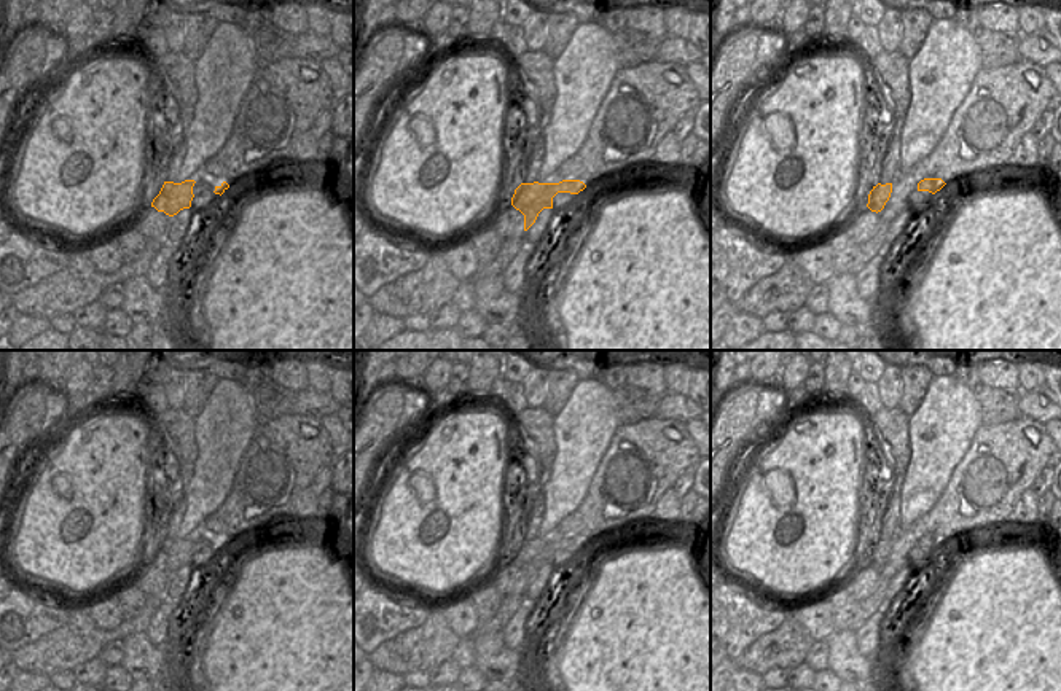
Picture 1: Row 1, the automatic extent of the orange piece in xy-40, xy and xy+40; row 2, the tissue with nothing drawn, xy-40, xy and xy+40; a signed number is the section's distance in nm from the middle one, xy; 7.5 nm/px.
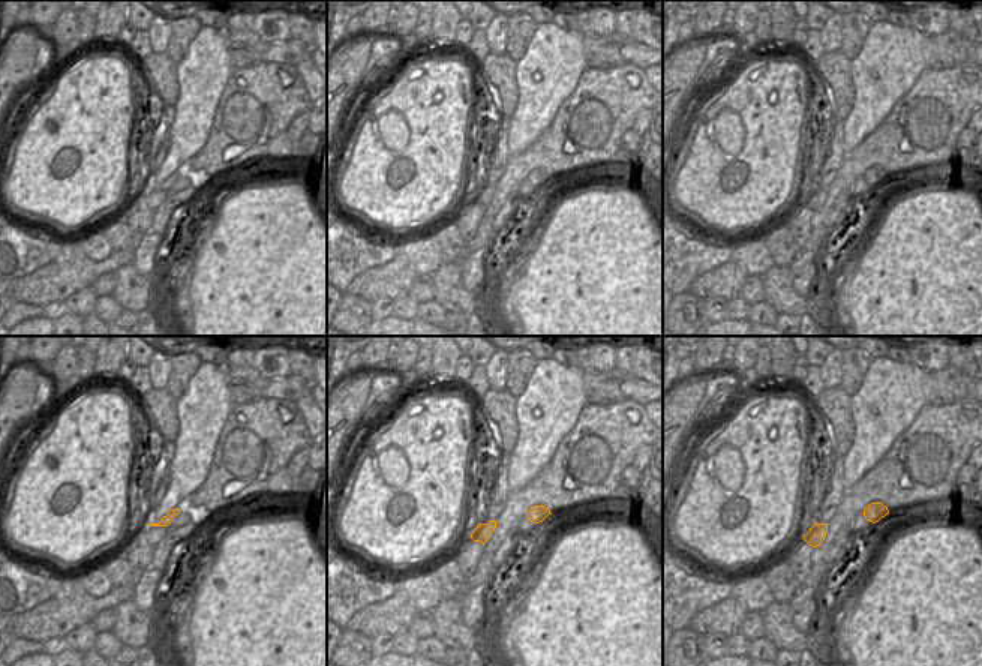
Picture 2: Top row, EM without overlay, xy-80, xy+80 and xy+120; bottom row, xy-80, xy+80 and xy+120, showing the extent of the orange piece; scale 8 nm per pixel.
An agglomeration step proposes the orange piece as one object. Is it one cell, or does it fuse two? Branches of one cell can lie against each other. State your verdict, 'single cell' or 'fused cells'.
fused cells

